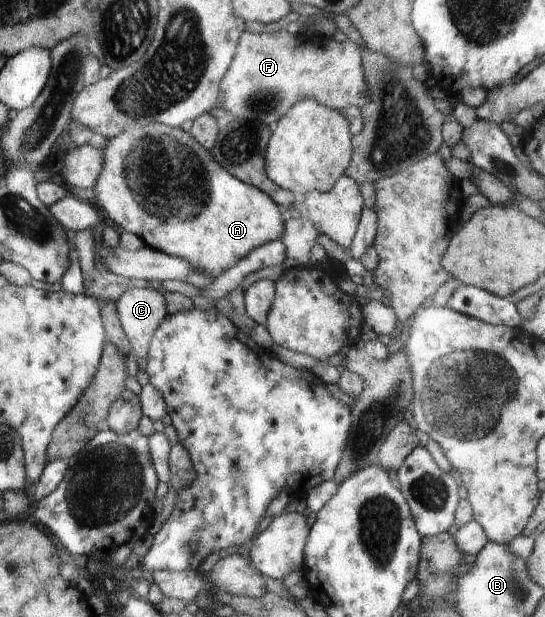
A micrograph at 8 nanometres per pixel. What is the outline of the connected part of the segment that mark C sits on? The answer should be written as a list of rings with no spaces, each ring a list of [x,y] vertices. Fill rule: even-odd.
[[[157,287],[131,288],[116,302],[118,317],[131,343],[130,353],[139,360],[148,357],[153,333],[167,317],[167,298]]]

